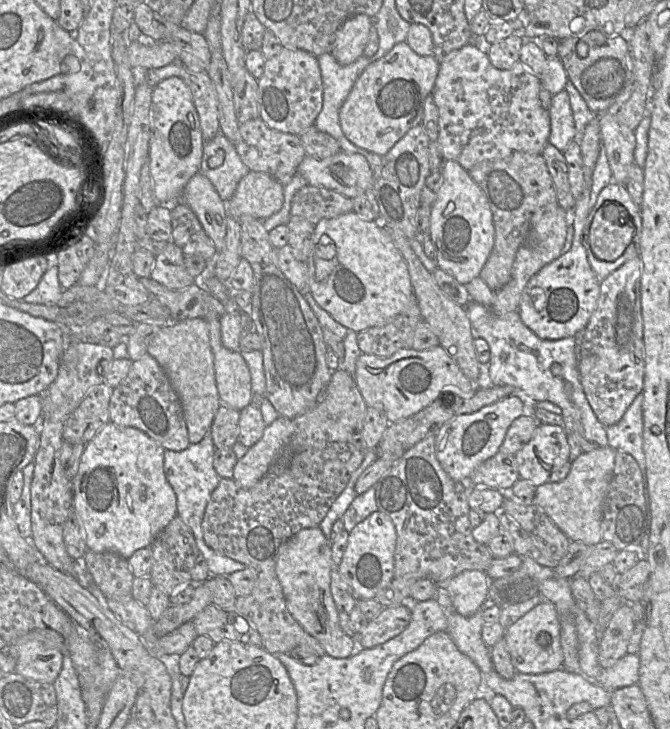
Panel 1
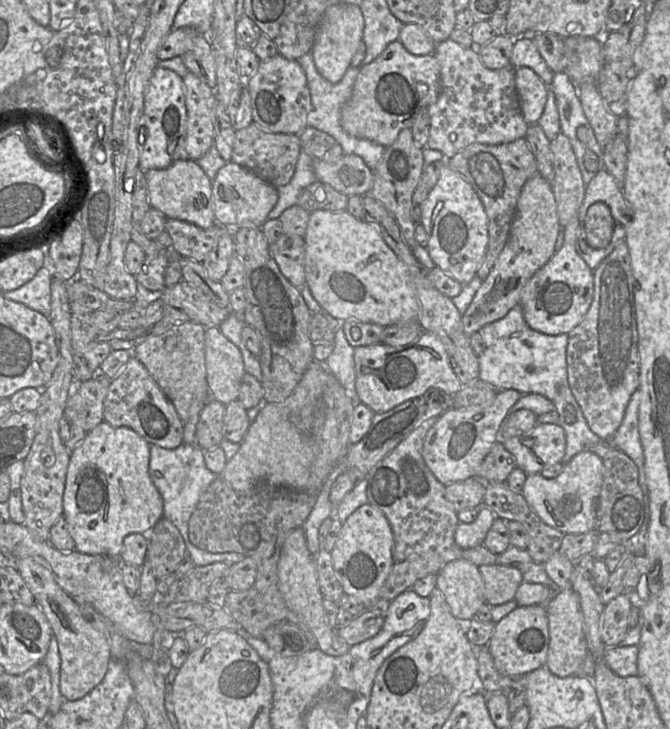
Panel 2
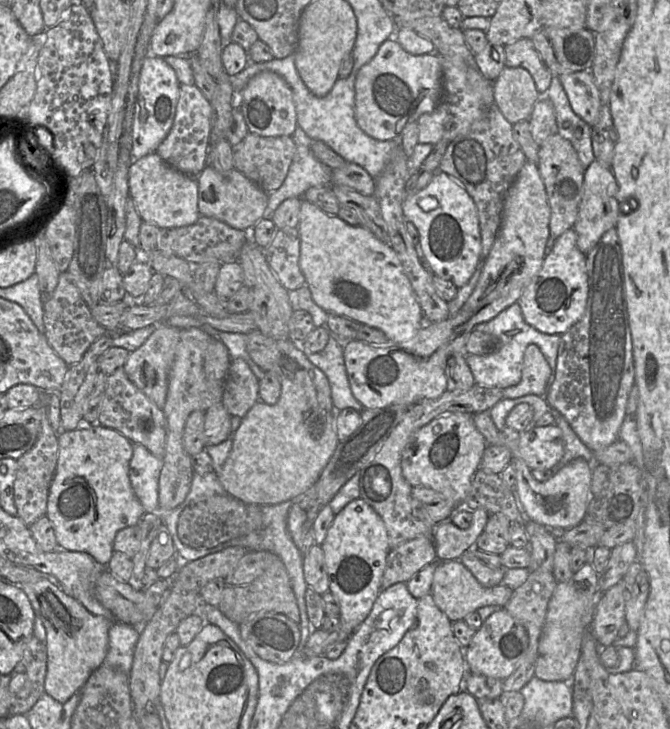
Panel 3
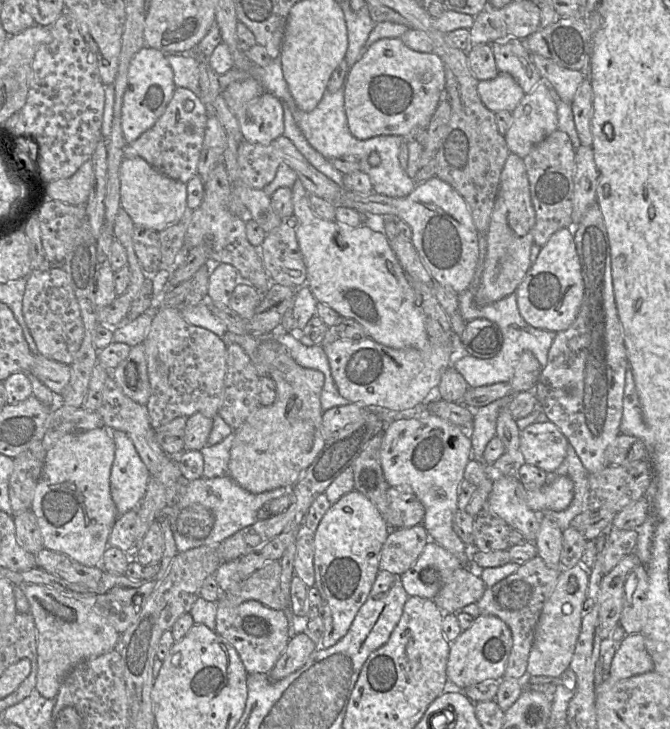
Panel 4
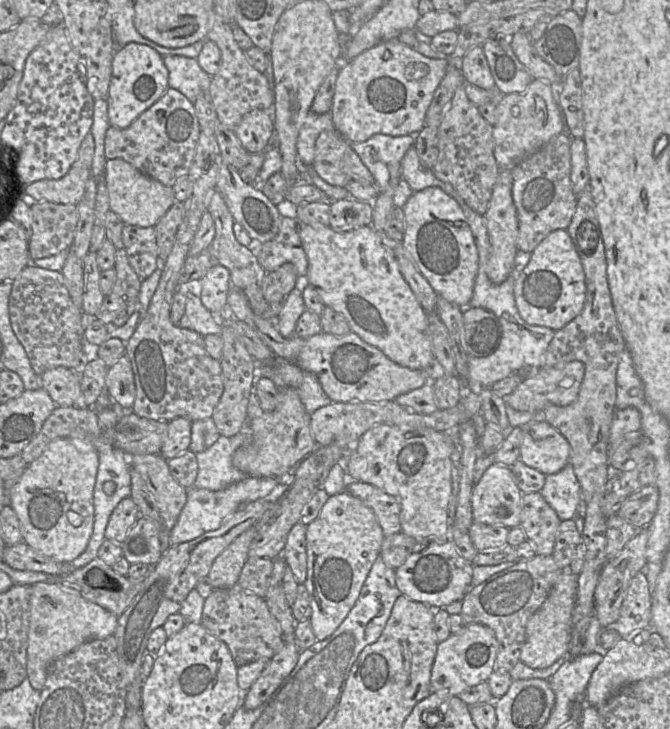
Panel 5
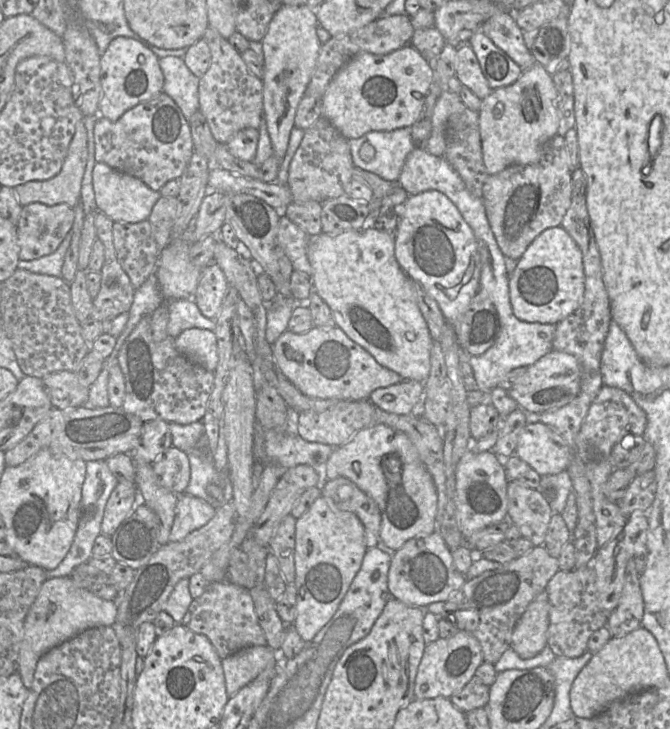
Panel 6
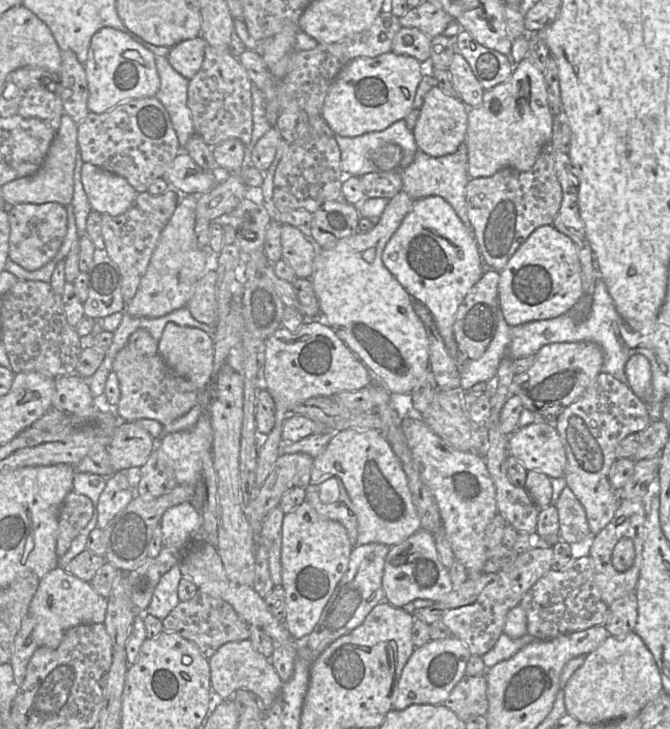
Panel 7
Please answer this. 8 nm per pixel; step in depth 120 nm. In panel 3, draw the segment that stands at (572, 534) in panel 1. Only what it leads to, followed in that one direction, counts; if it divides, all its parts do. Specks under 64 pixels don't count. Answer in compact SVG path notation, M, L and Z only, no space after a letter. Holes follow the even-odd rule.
M520 456L511 457L516 474L516 493L520 506L529 518L543 526L570 529L580 524L587 511L591 493L592 469L583 458L576 458L549 480L537 481Z

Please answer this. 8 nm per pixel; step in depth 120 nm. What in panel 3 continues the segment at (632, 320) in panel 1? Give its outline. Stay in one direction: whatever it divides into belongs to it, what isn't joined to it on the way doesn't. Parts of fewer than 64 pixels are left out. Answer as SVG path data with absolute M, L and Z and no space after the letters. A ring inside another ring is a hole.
M615 228L605 232L585 255L588 298L584 315L561 335L556 371L545 400L569 423L592 451L601 450L618 438L626 405L635 384L632 338L624 298L622 253Z

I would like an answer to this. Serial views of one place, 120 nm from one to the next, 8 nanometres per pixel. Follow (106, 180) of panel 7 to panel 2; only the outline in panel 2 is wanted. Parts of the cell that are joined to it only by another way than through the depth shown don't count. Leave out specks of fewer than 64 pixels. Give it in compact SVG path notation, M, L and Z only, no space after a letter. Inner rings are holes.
M176 160L168 168L145 172L147 196L152 209L160 211L167 219L178 219L207 229L216 222L211 180L193 160Z

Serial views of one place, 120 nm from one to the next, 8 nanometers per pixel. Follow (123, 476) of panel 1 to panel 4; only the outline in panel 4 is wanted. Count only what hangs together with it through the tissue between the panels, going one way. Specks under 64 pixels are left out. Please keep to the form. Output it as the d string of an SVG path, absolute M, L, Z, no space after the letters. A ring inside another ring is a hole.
M102 427L66 434L48 449L30 508L37 518L44 548L100 569L118 518L111 495L115 443L110 430Z

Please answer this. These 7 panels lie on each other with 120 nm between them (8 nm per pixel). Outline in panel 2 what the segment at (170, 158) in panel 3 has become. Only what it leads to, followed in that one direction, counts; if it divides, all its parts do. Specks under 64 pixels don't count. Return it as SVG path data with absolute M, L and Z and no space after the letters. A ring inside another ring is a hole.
M191 72L182 82L187 111L185 152L187 160L197 161L213 145L215 92Z

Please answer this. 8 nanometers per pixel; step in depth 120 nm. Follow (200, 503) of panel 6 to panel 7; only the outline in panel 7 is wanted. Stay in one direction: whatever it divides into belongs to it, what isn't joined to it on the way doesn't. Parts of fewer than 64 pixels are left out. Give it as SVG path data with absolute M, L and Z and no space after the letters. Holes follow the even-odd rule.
M190 502L169 508L160 520L163 547L189 545L191 534L200 530L202 525L202 515Z

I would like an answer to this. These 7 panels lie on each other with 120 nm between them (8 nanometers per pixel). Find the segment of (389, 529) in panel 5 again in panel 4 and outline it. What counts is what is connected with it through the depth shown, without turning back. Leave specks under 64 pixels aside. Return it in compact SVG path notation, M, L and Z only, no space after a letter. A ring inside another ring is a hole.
M390 487L387 496L391 508L388 522L393 529L406 529L422 525L425 509L414 494Z

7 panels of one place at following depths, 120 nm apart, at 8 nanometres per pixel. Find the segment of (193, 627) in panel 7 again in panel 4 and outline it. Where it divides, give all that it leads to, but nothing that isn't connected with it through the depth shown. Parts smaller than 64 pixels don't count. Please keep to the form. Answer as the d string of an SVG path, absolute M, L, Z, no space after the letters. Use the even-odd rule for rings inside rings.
M220 597L215 603L215 632L235 648L248 674L268 674L289 642L289 620L285 612L255 600L233 605L227 598Z

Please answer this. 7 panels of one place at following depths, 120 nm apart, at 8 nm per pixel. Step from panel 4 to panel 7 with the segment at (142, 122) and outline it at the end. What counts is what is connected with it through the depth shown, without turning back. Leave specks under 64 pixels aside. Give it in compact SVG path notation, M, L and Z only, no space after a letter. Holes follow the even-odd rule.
M103 27L92 36L84 68L90 112L104 113L123 101L155 96L160 87L155 55L126 33L111 27Z

